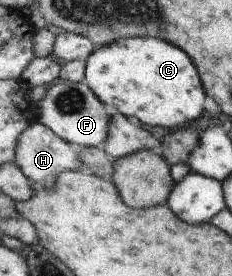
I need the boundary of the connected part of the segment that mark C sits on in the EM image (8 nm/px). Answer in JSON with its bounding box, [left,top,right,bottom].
[86,37,207,131]

